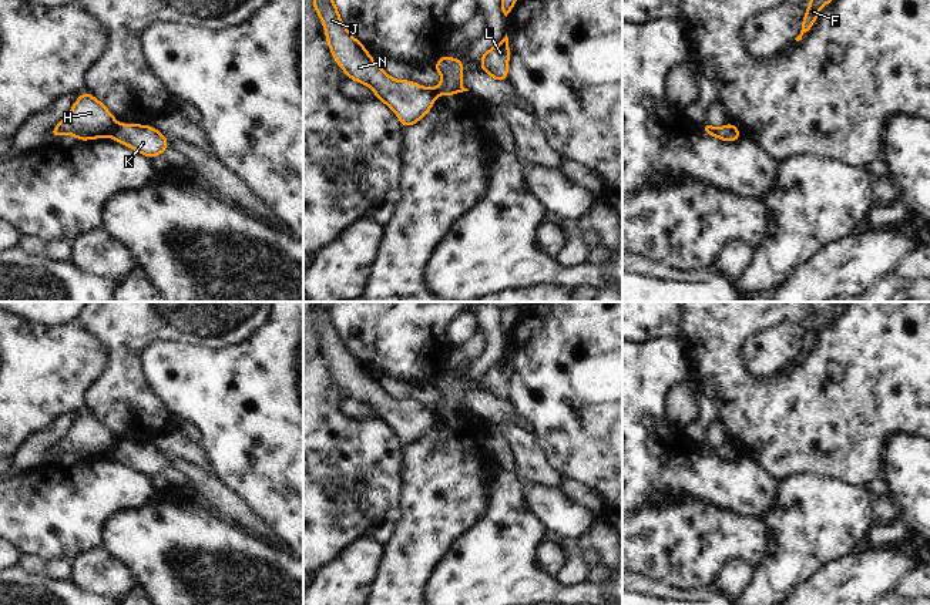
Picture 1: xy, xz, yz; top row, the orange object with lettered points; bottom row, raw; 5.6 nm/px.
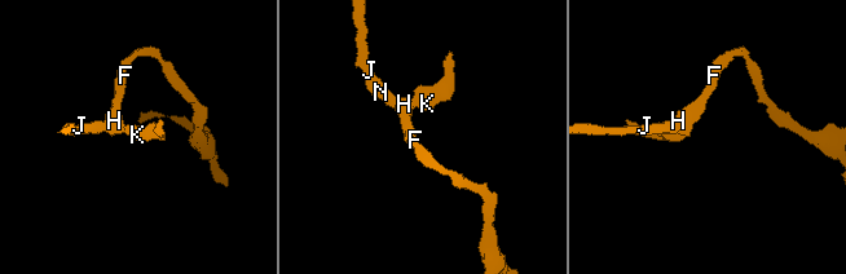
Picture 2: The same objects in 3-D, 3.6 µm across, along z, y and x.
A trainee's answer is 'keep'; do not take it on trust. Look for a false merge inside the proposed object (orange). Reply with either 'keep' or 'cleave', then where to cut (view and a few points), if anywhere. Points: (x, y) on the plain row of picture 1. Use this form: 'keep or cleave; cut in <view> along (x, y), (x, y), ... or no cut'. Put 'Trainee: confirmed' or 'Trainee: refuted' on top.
Trainee: refuted
cleave; cut in xy along (117, 443), (108, 454)

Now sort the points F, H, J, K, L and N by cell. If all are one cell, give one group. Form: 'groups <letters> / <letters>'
groups F H J N / K L

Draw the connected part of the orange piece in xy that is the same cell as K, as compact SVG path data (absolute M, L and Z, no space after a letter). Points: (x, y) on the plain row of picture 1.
M117 443L110 450L110 456L147 477L162 474L169 467L167 454L158 451L152 444Z

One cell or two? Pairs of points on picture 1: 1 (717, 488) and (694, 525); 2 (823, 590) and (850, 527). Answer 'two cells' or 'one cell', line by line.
1: two cells
2: two cells

